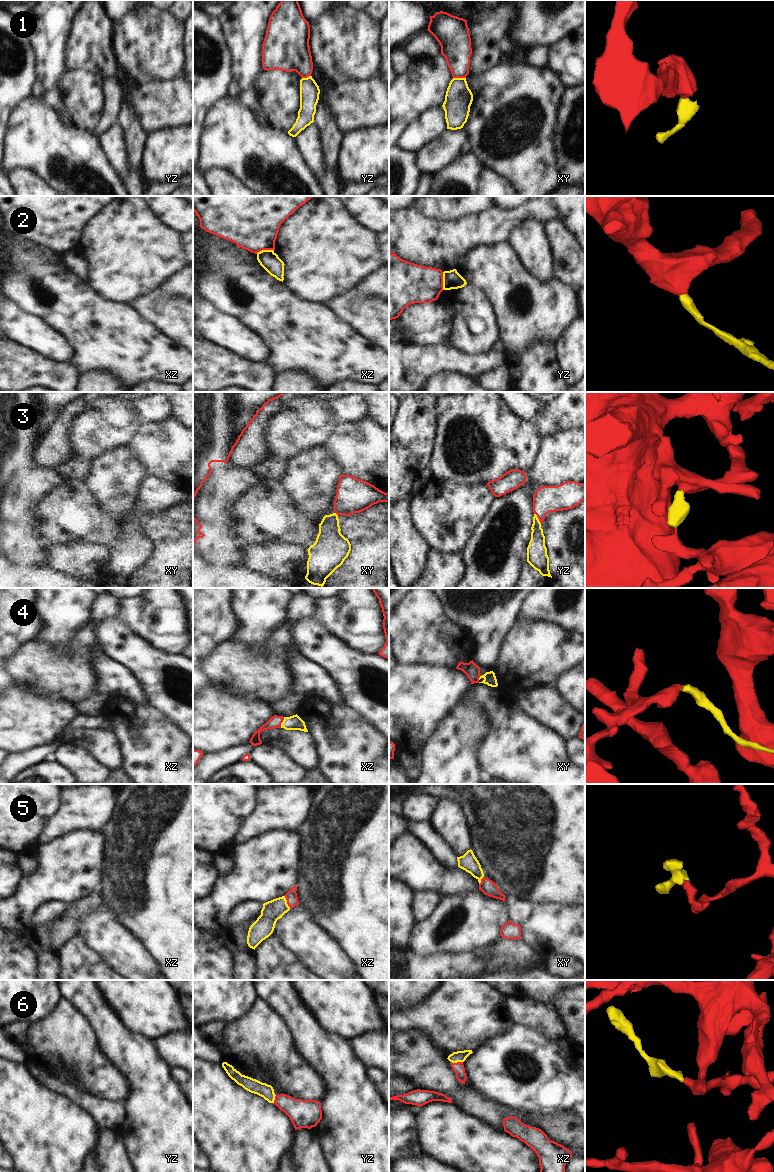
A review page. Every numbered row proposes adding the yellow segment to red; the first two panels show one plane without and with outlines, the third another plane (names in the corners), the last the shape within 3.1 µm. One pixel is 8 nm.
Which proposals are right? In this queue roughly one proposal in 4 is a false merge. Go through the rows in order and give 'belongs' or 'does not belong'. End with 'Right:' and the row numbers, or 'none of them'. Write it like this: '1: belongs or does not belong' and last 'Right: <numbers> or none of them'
1: does not belong
2: does not belong
3: belongs
4: belongs
5: belongs
6: belongs
Right: 3, 4, 5, 6

